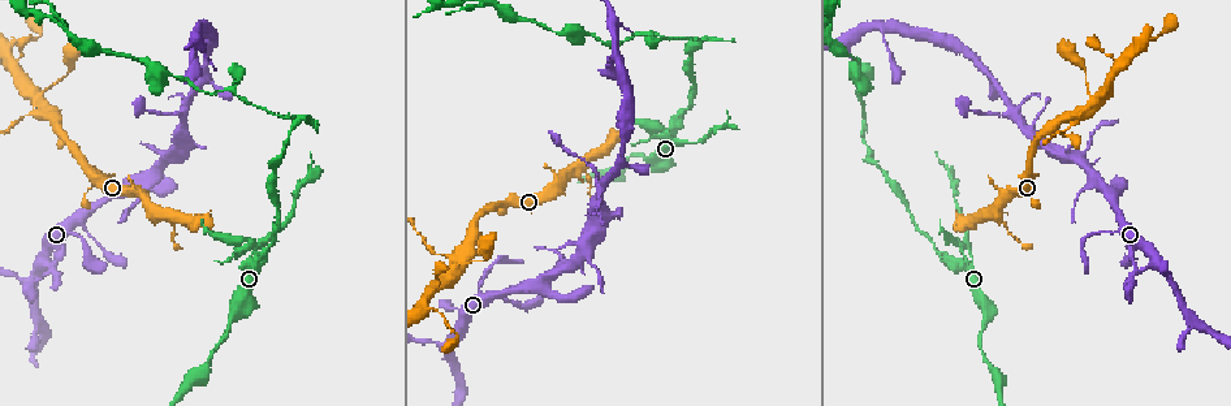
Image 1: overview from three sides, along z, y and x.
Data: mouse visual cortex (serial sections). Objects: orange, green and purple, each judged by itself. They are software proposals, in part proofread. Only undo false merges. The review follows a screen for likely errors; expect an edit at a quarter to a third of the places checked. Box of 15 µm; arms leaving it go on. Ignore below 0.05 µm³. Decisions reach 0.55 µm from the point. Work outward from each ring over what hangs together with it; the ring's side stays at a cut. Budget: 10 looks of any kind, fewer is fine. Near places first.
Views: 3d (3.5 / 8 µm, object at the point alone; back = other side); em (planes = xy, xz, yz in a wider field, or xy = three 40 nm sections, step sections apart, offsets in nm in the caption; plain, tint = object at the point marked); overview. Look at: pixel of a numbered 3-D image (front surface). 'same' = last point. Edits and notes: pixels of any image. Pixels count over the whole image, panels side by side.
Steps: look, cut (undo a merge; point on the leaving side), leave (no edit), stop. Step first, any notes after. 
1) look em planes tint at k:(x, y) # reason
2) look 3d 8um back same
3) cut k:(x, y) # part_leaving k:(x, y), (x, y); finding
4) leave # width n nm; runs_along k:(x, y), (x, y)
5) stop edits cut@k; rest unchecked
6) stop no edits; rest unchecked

look 3d 8um at 1:(253, 251) # branch point

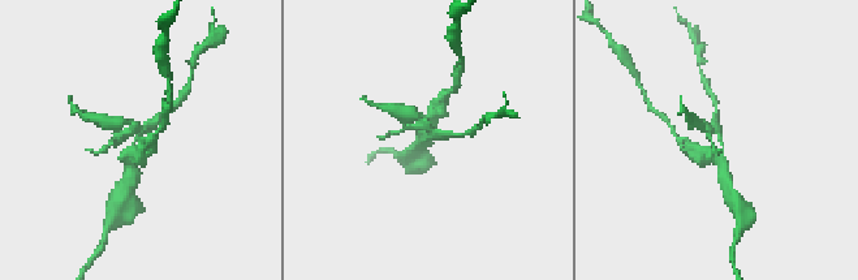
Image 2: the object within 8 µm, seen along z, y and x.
look 3d 3.5um at 2:(721, 133) # closer look

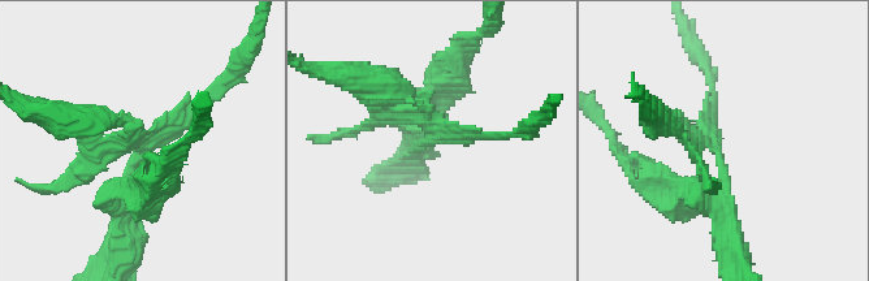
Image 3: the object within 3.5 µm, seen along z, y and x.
look em xy step 3 tint at 3:(431, 137)

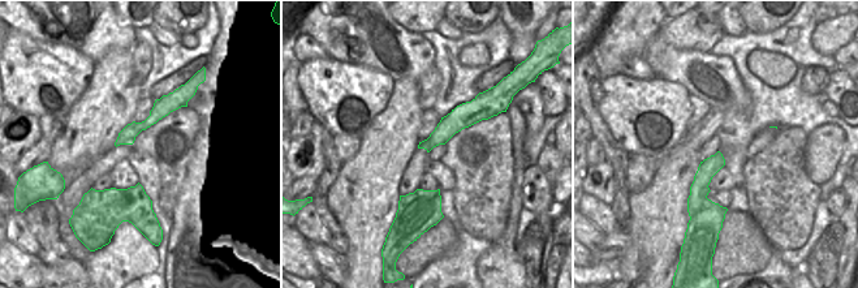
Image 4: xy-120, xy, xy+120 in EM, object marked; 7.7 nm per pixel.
leave # runs_along 4:(184, 102), (167, 103), (120, 141); all the same cell

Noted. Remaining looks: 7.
look em xy step 1 tint at 1:(44, 276)

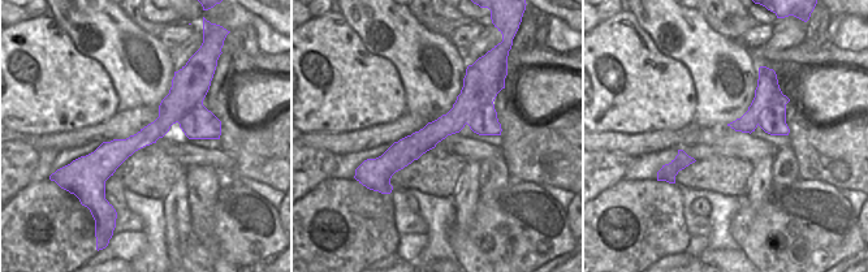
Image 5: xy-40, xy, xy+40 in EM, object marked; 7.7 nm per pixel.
look 3d 3.5um same

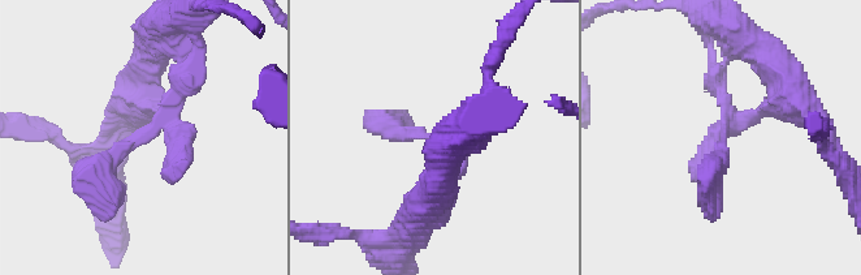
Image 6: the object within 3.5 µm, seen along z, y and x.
leave # runs_along 6:(771, 106), (726, 125), (712, 206); continuous, no second cell

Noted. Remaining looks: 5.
look 3d 3.5um at 1:(865, 118) # abrupt turn

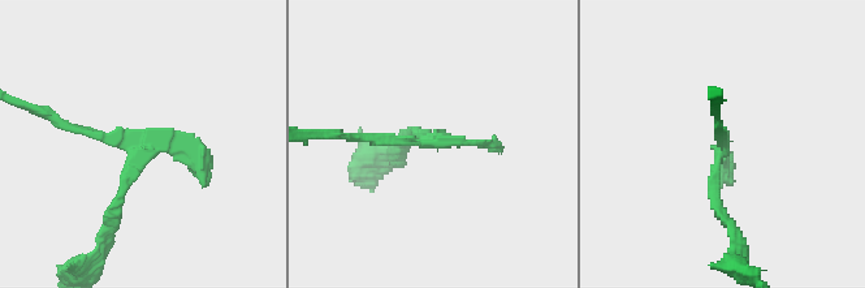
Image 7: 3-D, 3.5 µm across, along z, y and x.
look em planes tint at 7:(126, 139) # now the EM

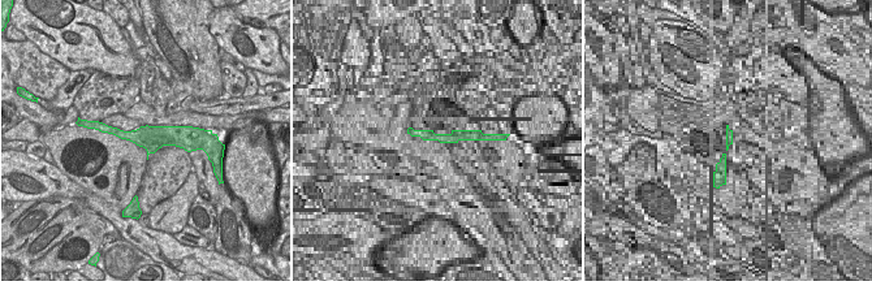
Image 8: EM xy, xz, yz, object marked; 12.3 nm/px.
leave # width 320 nm; runs_along 8:(106, 129), (126, 135), (188, 133); all the same cell

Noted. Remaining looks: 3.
look 3d 3.5um at 1:(650, 33) # sharp bend

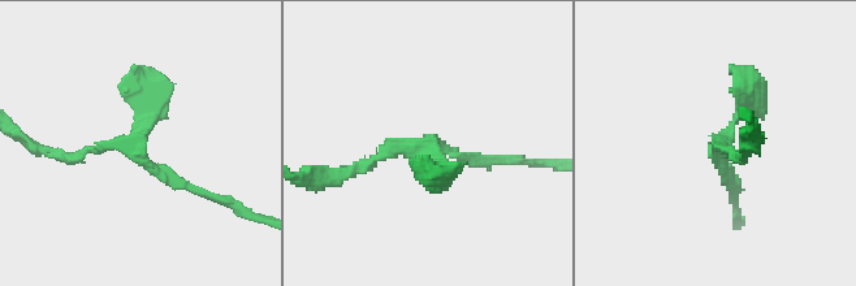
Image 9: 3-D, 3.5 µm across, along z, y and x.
look em xy step 3 tint at 9:(427, 145) # arms 3; arm_widths 150, 150, 300 nm

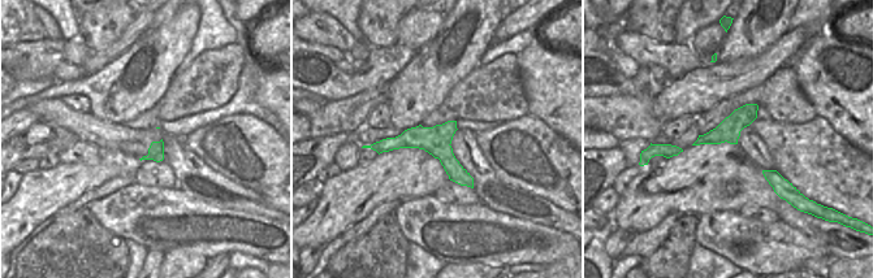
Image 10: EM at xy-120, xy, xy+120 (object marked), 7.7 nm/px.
look em xy step 2 tint same

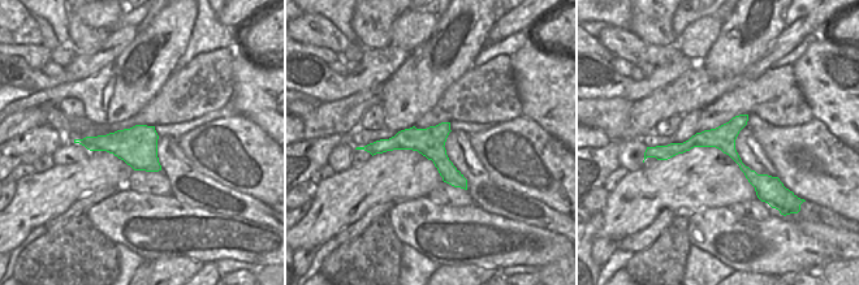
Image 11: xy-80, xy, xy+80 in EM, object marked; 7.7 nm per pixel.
leave # width 220 nm; runs_along 9:(198, 193), (134, 144), (53, 152); all the same cell

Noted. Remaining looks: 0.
stop no edits; rest unchecked

